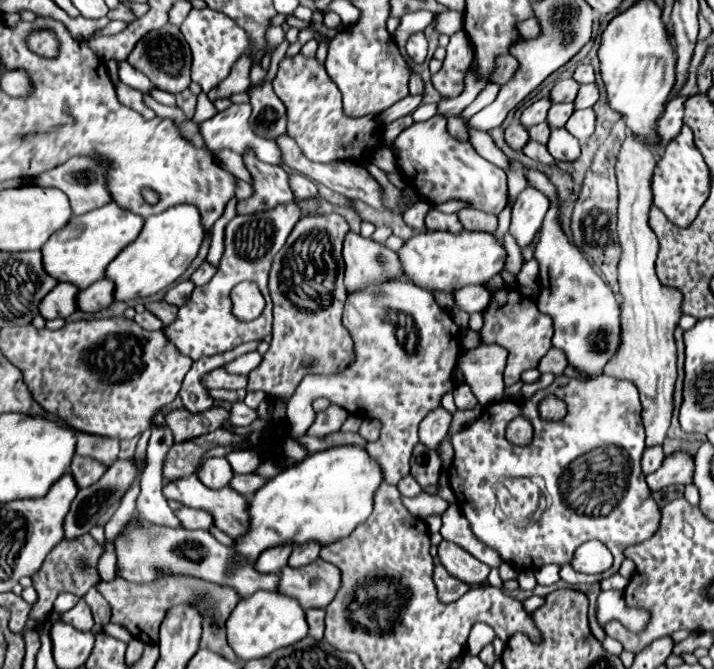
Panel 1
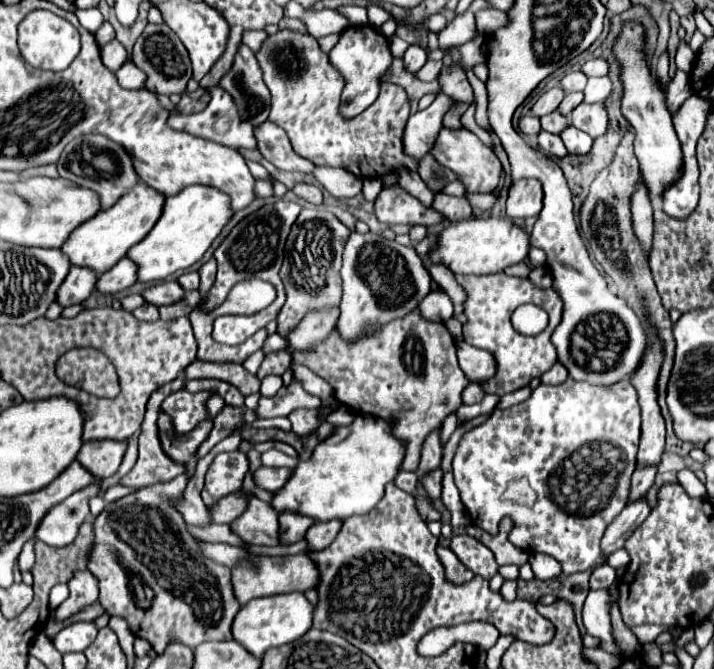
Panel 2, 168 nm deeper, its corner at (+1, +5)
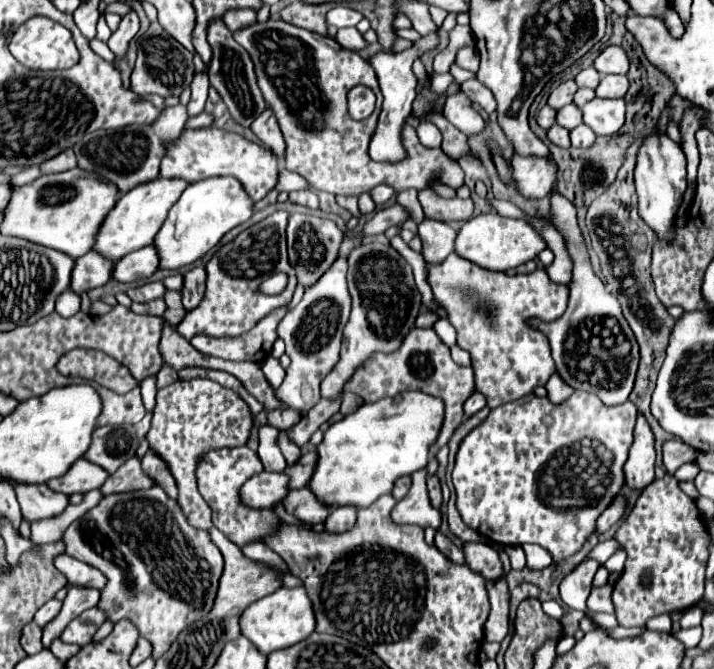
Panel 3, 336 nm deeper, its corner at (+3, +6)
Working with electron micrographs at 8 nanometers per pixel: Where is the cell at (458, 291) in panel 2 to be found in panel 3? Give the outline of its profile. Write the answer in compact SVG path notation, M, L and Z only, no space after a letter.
M423 219L419 223L419 237L423 241L423 257L427 263L441 263L455 247L457 231L437 219Z

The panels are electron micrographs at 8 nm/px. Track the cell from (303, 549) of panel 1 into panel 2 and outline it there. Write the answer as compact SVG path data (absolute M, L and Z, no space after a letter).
M317 522L317 524L313 524L307 530L307 536L305 536L305 540L307 540L307 552L327 548L335 540L339 528L341 528L341 522L321 522L321 524Z

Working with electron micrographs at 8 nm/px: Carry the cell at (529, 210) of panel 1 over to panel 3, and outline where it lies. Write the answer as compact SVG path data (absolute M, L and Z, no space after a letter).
M511 155L513 179L517 183L519 195L527 199L541 199L551 193L557 173L557 163L551 155Z

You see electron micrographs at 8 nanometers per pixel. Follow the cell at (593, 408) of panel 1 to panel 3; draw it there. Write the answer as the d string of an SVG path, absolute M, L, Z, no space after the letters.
M575 391L573 397L569 397L569 401L565 401L565 405L553 405L547 397L541 399L531 393L529 397L523 397L521 401L513 401L509 405L491 409L489 417L461 441L459 451L457 451L457 461L455 461L455 469L453 469L453 485L455 485L455 495L457 495L455 505L457 505L457 511L461 513L461 519L465 521L467 527L475 529L477 533L481 533L483 537L487 537L493 543L499 543L499 545L537 543L537 545L545 547L553 555L555 561L567 559L569 555L577 553L583 547L583 543L587 541L587 537L591 533L595 533L597 517L611 505L613 497L619 493L619 489L625 481L623 465L627 461L627 453L633 443L635 419L637 419L637 409L631 401L625 401L623 405L617 405L617 407L607 407L607 405L601 405L601 401L597 401L597 397L593 397L589 393L581 393L581 391Z

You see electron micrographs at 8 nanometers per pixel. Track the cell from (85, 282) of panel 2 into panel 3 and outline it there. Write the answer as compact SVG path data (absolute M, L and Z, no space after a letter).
M89 251L85 257L75 261L75 269L73 269L73 285L71 289L75 293L83 293L89 291L93 287L101 287L111 279L113 273L113 261L103 257L97 251Z

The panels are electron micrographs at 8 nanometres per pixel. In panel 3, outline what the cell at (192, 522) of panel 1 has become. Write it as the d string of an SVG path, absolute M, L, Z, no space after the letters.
M259 473L257 477L251 477L241 491L241 499L245 505L263 509L273 507L275 503L281 503L283 497L289 493L289 477L285 473Z

